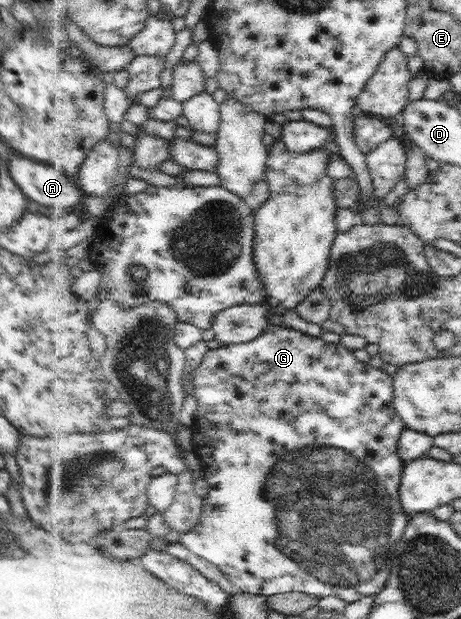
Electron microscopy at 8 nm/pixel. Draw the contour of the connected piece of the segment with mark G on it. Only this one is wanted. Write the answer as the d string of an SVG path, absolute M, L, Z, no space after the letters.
M271 322L267 331L256 340L241 344L224 345L209 350L203 362L193 372L196 386L195 396L199 410L193 425L195 451L203 467L205 480L211 485L205 498L203 515L195 529L181 534L188 550L199 554L209 564L216 564L235 584L238 592L249 592L265 596L299 591L321 598L337 595L347 603L361 601L367 595L382 593L394 572L395 547L405 536L412 519L403 507L401 490L406 470L405 459L399 452L403 433L408 429L406 420L395 405L395 377L387 368L376 368L368 362L361 362L355 352L344 343L327 344L319 336L305 334L281 324Z

